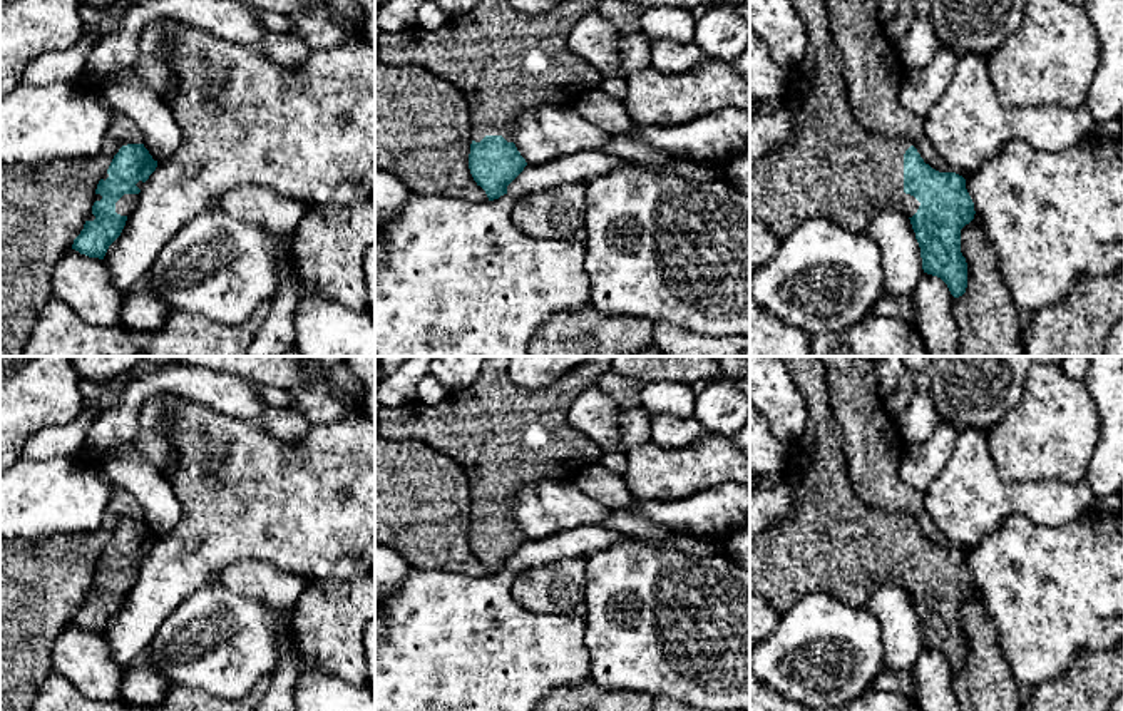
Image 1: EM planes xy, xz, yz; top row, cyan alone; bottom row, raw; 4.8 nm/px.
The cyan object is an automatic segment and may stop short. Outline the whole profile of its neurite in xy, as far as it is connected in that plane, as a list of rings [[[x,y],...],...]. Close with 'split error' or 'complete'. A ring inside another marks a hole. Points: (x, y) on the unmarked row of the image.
[[[126,519],[114,530],[97,559],[95,577],[72,624],[104,634],[109,621],[121,611],[127,591],[136,584],[139,567],[157,535],[144,519]]] | split error

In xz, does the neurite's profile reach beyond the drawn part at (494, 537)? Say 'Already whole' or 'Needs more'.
Needs more

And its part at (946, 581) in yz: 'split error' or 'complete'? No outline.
split error

